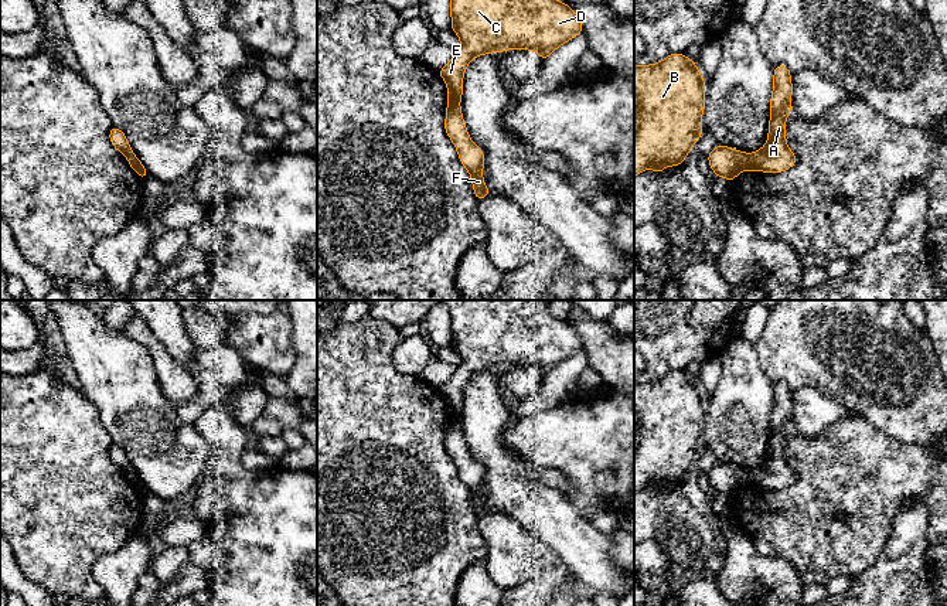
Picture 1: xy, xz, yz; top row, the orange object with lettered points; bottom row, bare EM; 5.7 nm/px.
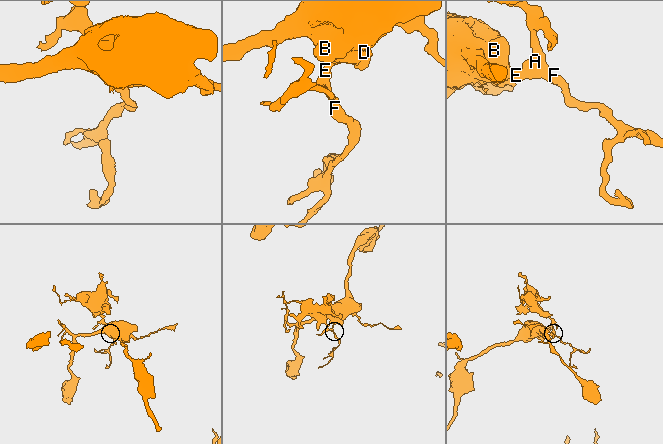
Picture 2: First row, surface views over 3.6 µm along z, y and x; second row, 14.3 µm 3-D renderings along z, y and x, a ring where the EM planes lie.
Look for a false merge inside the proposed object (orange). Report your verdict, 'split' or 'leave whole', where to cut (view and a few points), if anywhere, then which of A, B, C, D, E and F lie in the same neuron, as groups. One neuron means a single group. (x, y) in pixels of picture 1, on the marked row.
split | yz (750, 155), (746, 169) | A F / B C D E

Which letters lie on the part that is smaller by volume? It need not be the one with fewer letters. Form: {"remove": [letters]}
{"remove": ["A", "F"]}

